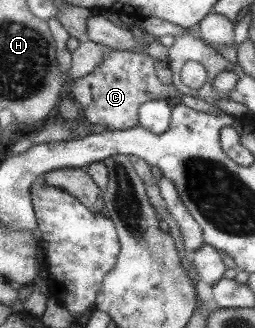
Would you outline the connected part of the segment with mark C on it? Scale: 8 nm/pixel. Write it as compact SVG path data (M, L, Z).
M111 51L103 56L102 63L90 74L71 82L68 97L83 111L83 116L91 124L106 126L109 131L125 130L138 124L138 108L144 103L155 100L165 100L166 97L181 98L181 93L173 86L162 84L156 77L155 63L165 60L155 60L143 52Z

